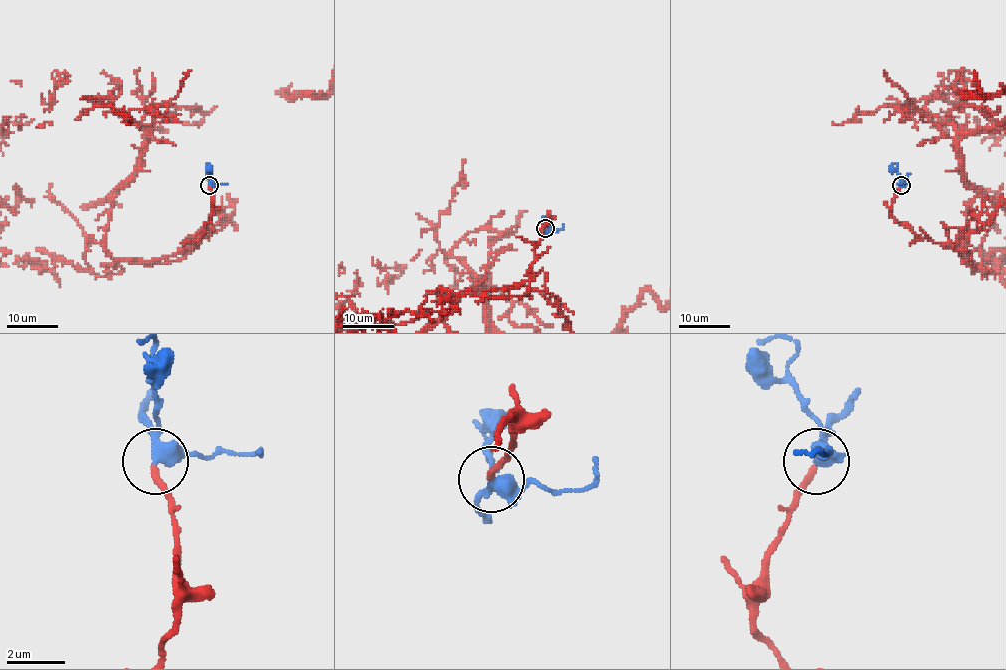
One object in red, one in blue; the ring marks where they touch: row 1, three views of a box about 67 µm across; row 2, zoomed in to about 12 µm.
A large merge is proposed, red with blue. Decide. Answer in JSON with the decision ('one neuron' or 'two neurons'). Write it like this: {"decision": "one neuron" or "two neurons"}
{"decision": "one neuron"}

